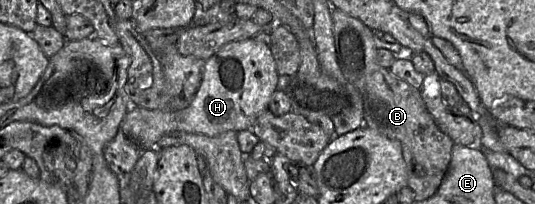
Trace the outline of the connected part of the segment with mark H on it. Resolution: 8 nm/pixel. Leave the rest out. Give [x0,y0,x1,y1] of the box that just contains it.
[120,38,278,150]

